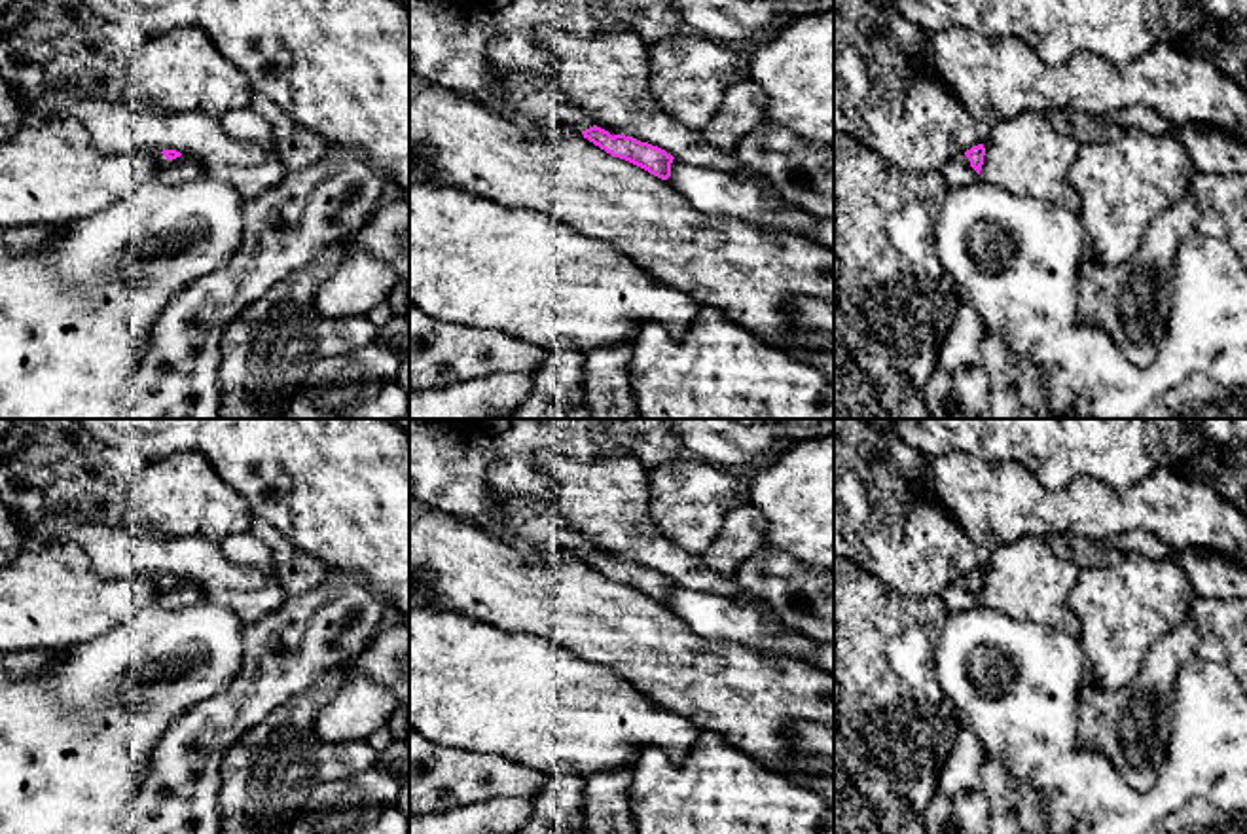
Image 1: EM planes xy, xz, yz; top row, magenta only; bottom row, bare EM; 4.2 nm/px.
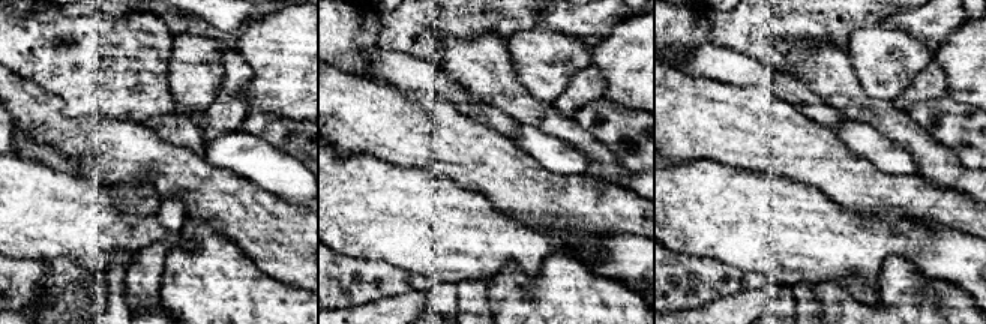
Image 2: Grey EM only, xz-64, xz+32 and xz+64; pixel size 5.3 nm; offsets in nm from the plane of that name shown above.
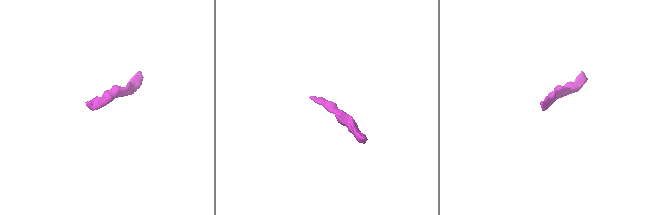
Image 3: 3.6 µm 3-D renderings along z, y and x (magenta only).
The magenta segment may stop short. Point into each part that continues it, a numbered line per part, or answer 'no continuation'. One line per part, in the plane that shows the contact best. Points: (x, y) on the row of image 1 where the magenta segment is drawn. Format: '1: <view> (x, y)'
1: xy (182, 169)

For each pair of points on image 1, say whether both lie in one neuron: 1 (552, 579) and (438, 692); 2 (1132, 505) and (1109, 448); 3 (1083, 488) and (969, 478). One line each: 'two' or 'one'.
1: two
2: two
3: one

